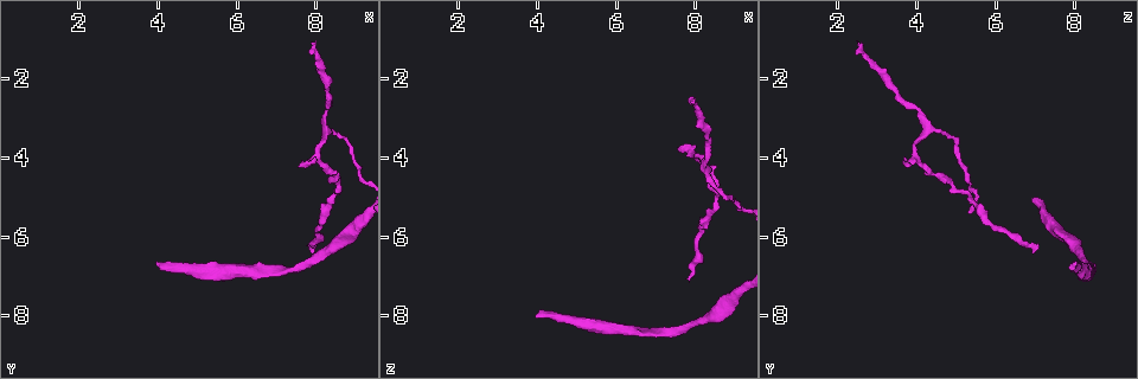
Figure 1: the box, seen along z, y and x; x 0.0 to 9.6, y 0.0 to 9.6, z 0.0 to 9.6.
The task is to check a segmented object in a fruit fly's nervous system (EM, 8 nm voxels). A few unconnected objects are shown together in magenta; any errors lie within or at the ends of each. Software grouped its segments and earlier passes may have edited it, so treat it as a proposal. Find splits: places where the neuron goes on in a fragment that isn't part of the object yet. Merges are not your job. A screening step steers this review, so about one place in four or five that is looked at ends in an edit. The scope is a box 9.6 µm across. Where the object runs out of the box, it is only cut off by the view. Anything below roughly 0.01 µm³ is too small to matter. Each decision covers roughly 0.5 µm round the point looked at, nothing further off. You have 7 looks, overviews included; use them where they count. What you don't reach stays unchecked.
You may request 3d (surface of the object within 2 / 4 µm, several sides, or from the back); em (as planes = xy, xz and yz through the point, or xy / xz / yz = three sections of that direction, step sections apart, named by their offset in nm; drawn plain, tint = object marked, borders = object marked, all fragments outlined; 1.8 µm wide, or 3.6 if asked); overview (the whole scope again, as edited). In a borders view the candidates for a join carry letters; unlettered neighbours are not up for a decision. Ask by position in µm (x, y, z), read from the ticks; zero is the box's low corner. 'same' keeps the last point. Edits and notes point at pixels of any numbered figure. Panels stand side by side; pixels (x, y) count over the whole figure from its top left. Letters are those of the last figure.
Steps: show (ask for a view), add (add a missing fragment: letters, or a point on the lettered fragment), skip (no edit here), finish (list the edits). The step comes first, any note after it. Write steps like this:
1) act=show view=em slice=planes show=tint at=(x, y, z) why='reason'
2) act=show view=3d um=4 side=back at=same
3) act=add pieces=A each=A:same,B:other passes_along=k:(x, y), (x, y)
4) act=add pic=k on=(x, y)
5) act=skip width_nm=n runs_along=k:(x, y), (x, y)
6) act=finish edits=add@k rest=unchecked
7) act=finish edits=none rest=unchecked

act=show view=em slice=xy step=16 show=tint at=(8.05, 4.00, 4.00) why='abrupt turn'

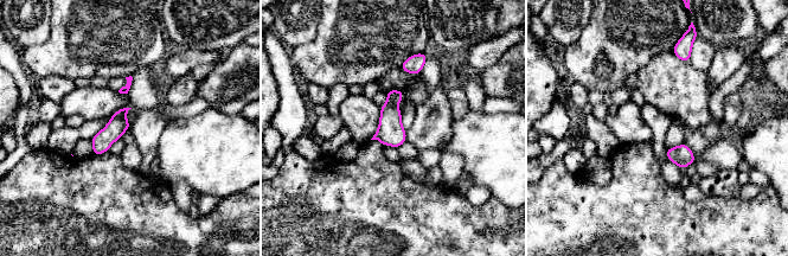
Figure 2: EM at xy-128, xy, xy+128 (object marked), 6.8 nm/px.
act=show view=em slice=xy step=16 show=borders at=same

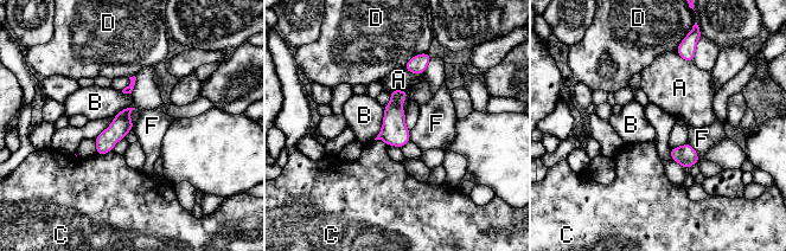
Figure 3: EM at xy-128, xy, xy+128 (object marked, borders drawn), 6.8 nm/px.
act=skip each=A:other,B:other,C:other,D:other,F:other runs_along=3:(127, 111), (121, 126), (98, 150) found='none of them fits'

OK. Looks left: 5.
act=show view=3d um=4 at=(8.00, 1.10, 2.55) why='tapers out'

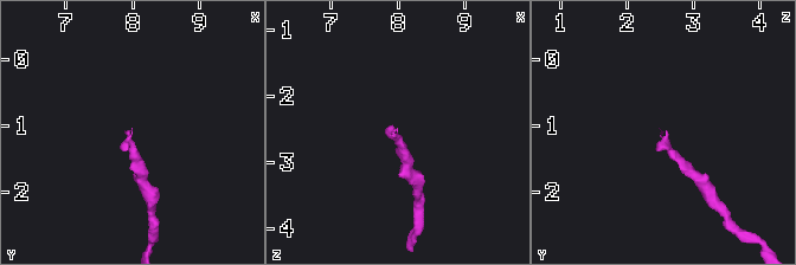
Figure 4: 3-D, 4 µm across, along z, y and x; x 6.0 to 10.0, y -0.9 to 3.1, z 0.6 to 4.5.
act=show view=em slice=planes show=borders at=(8.00, 1.10, 2.55)

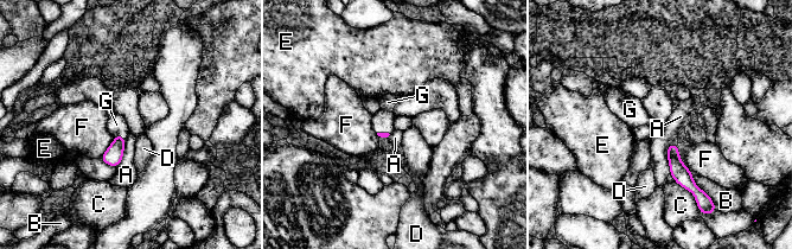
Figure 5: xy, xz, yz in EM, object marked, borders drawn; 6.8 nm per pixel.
act=add pieces=G each=A:other,B:other,C:other,D:other,E:other,F:other,G:same passes_along=5:(113, 157), (120, 135), (116, 125) found='it goes on there'

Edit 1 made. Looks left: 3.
act=finish edits=add@5 rest=unchecked

